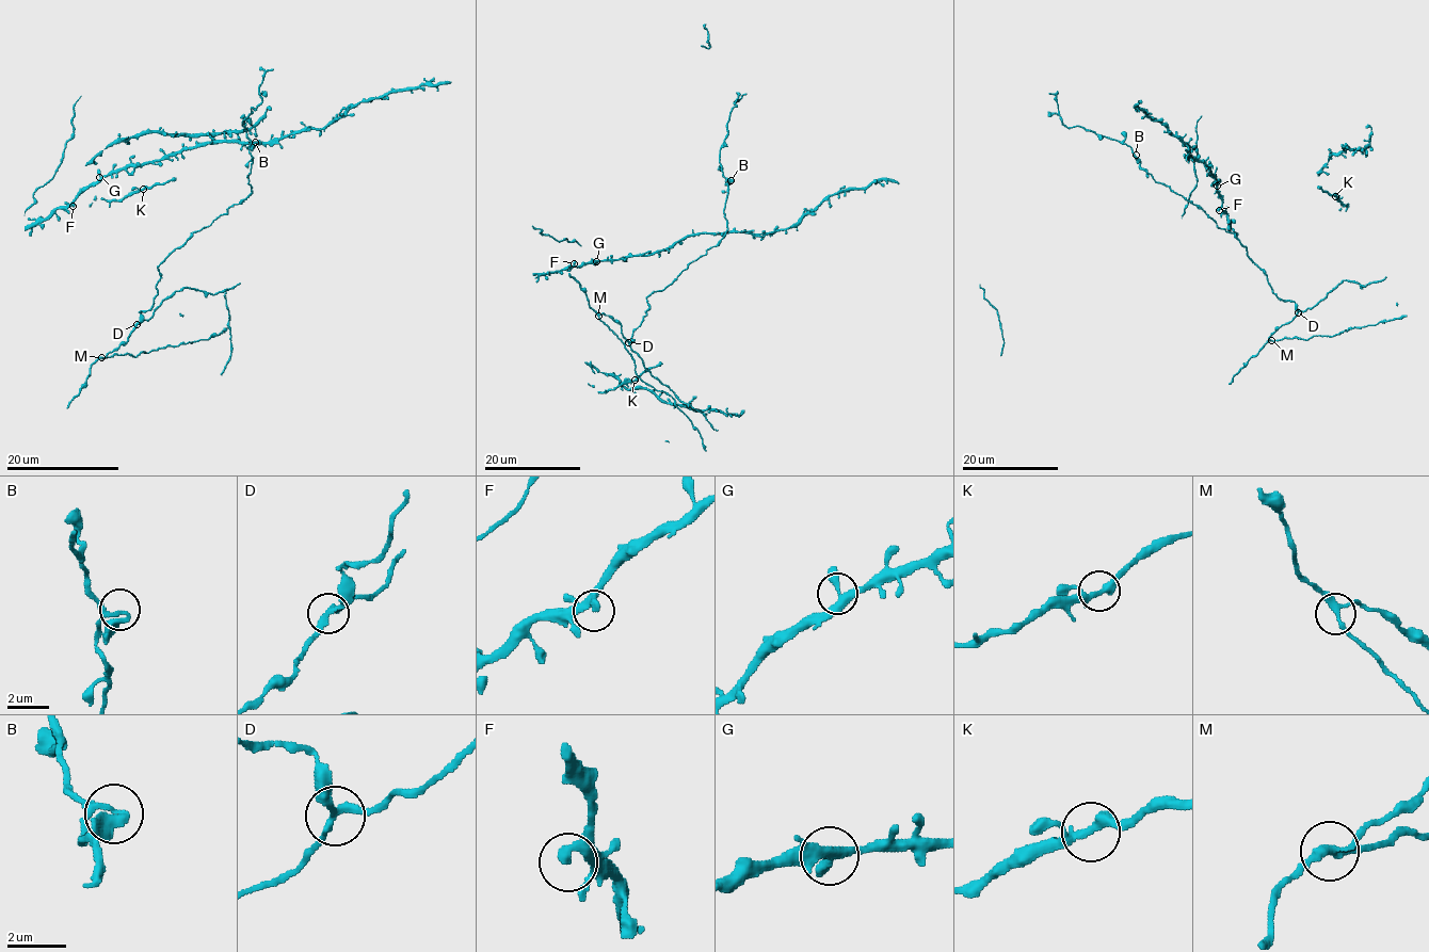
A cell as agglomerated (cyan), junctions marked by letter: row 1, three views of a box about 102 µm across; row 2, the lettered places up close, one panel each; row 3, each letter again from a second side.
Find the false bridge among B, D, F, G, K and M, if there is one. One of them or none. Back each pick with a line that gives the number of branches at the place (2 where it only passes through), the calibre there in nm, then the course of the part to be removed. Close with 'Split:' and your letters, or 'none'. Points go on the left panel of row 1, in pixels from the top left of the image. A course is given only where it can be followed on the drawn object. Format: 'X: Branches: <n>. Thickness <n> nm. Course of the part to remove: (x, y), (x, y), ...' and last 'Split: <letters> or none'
D: Branches: 3. Thickness 240 nm. Course of the part to remove: (135, 324), (148, 320), (166, 297), (183, 288), (214, 294), (240, 284)
Split: D

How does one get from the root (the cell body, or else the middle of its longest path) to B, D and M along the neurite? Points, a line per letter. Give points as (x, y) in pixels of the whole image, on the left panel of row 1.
B: (250, 184), (246, 177), (251, 166), (251, 147), (255, 142)
D: (250, 184), (251, 192), (244, 199), (195, 231), (157, 267), (160, 280), (153, 306), (140, 312), (135, 324)
M: (250, 184), (244, 199), (195, 231), (157, 267), (153, 306), (140, 312), (128, 339), (101, 357)

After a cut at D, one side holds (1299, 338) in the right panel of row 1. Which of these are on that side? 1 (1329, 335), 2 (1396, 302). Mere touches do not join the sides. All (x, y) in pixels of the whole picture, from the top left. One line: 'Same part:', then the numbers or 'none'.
Same part: 1, 2

